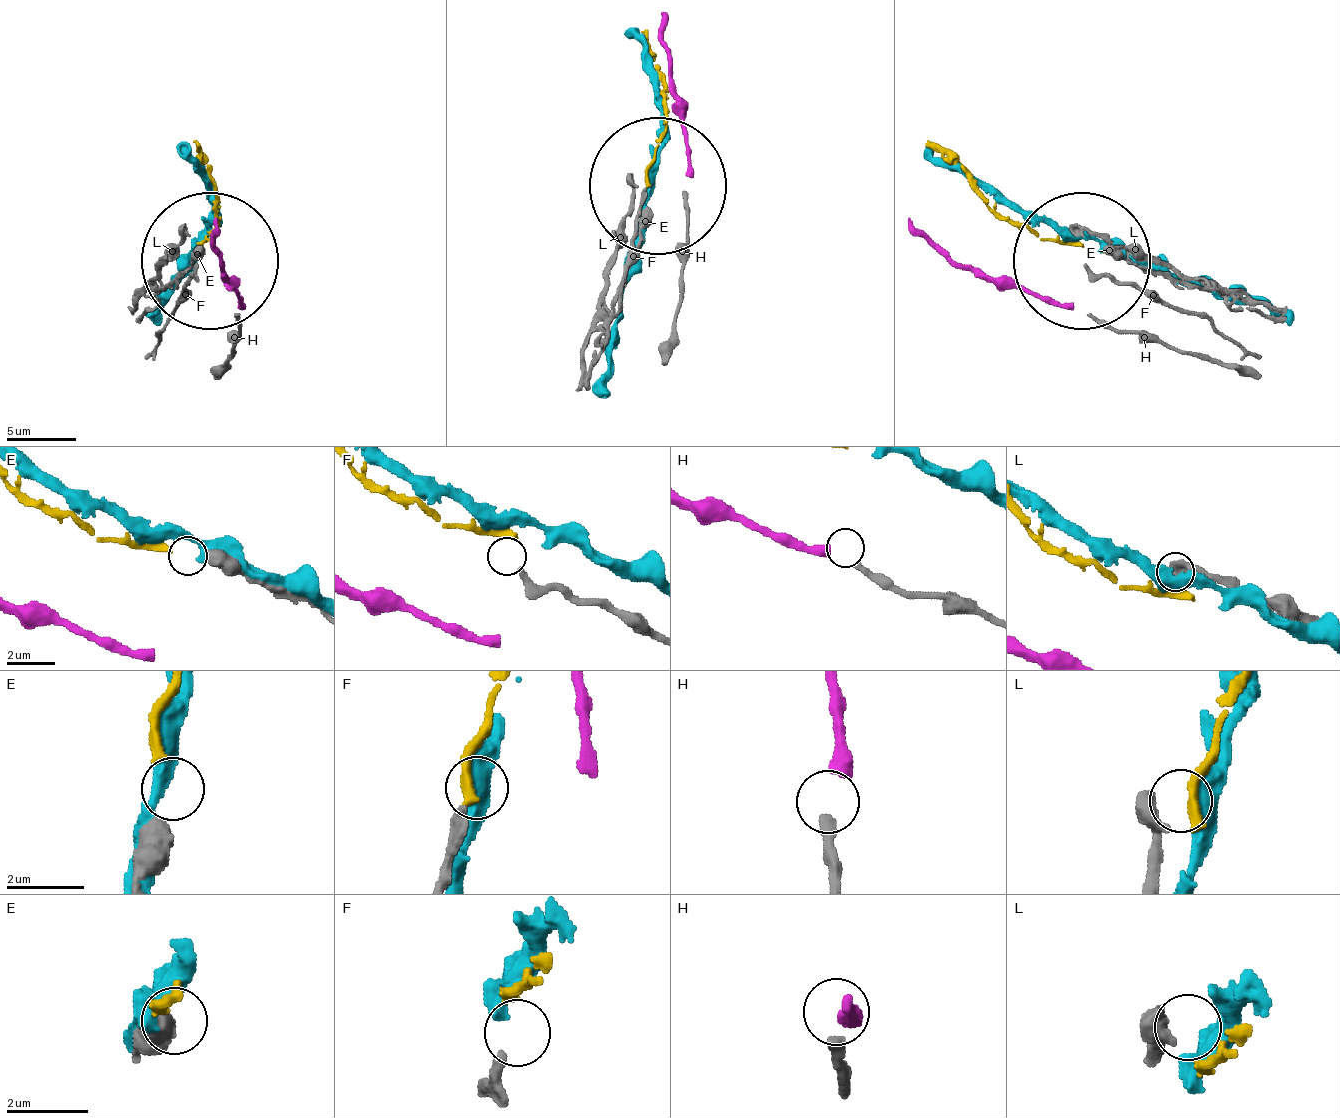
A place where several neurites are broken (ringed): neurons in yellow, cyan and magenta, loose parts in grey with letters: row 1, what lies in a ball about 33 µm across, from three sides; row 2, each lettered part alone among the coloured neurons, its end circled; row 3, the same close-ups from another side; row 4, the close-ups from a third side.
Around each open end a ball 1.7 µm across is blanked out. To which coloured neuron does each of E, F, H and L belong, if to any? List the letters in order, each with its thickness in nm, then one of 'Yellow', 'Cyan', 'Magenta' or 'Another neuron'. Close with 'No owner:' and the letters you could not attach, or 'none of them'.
E: Thickness 650 nm. Yellow
F: Thickness 260 nm. Another neuron
H: Thickness 280 nm. Magenta
L: Thickness 550 nm. Another neuron
No owner: F, L

